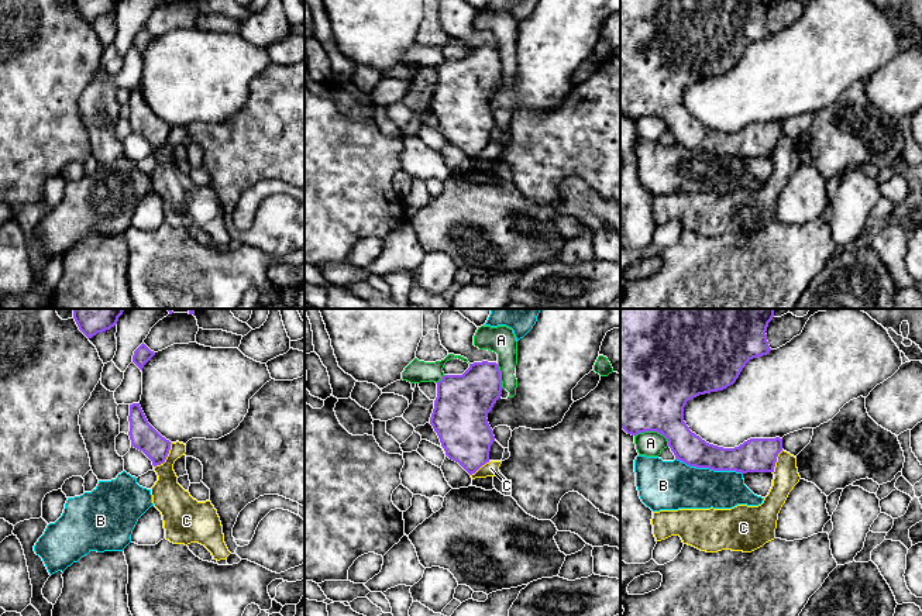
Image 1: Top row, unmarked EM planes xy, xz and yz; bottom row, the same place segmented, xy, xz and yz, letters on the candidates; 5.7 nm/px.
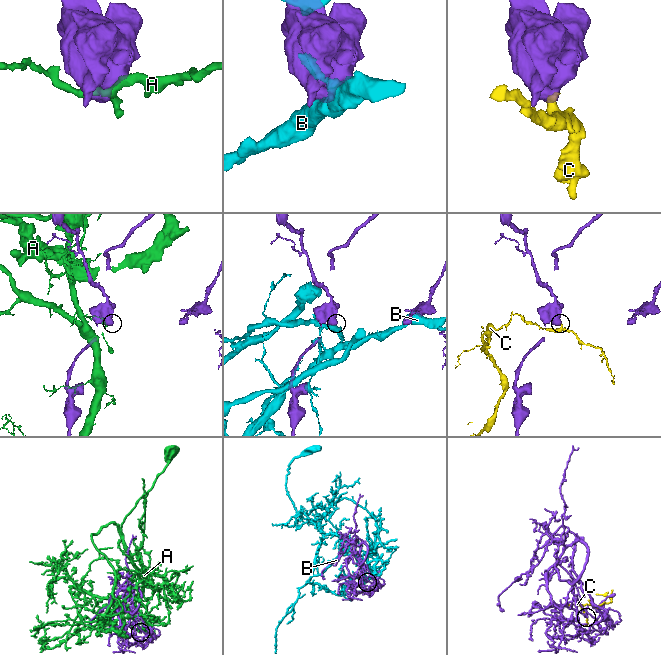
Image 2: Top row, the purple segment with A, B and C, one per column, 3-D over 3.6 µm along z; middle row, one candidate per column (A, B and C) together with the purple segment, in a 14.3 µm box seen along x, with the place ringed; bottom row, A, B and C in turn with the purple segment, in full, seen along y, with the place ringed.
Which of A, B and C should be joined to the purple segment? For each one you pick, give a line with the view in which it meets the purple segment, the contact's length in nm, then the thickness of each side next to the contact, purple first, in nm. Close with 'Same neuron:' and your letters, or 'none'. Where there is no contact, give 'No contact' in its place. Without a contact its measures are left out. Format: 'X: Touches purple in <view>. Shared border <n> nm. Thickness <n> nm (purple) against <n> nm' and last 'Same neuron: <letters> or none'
Same neuron: none

